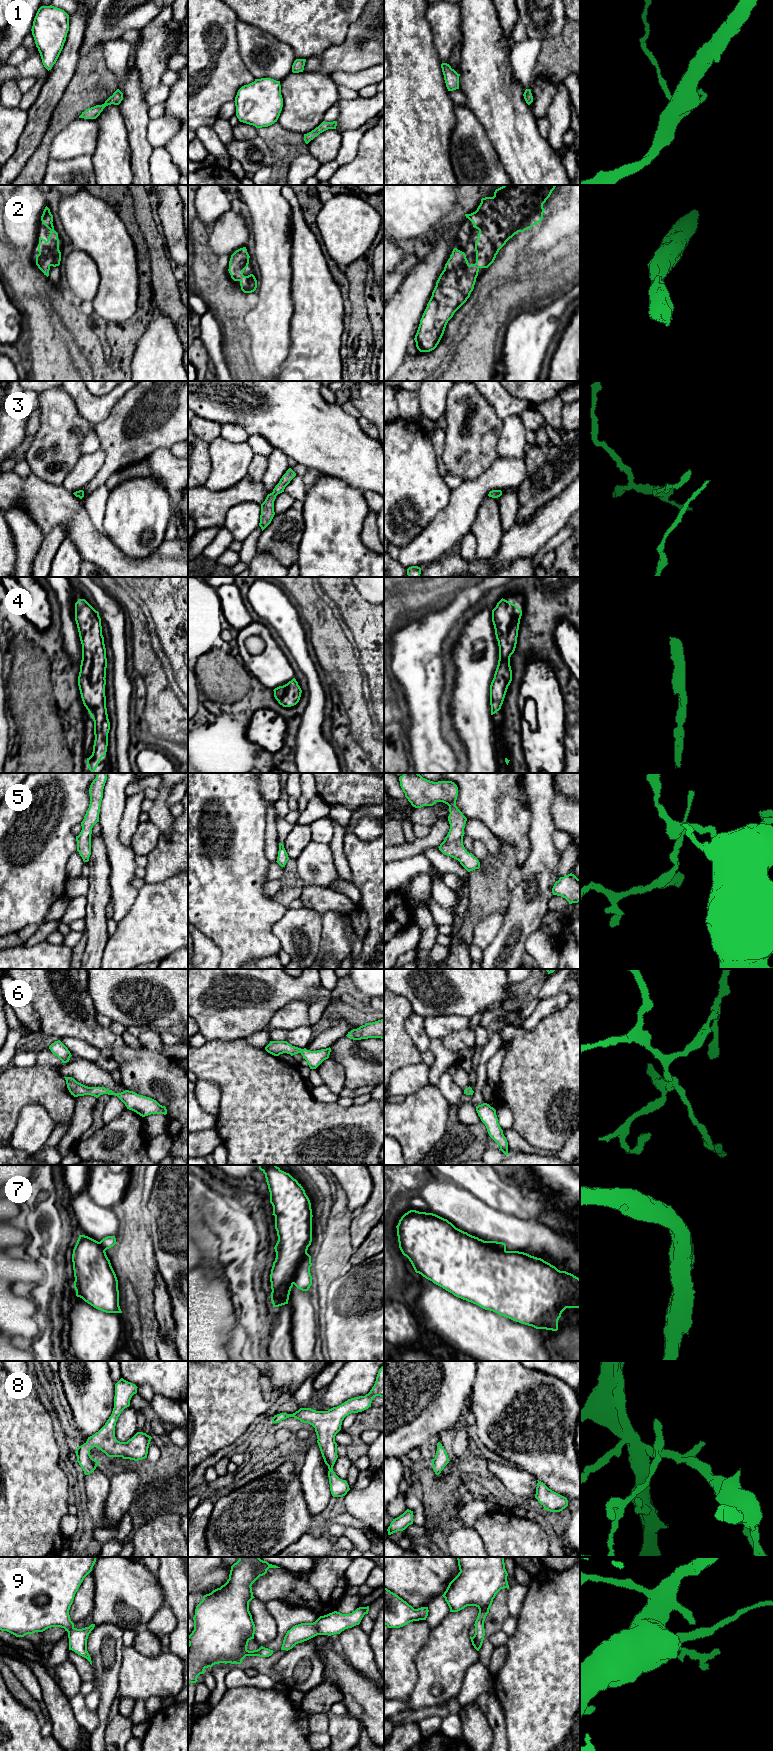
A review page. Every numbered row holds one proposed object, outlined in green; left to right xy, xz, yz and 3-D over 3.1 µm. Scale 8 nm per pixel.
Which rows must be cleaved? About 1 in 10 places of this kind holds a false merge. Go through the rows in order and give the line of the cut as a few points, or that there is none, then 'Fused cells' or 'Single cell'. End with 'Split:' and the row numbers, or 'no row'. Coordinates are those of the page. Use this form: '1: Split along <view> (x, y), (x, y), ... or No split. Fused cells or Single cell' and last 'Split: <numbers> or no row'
1: No split. Single cell
2: No split. Single cell
3: No split. Single cell
4: No split. Single cell
5: No split. Single cell
6: No split. Single cell
7: Split along xz (306, 1252), (297, 1268), (293, 1283). Fused cells
8: No split. Single cell
9: No split. Single cell
Split: 7

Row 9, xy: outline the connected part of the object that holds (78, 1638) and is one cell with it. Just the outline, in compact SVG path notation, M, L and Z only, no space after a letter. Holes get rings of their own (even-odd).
M0 1557L0 1630L16 1637L43 1632L51 1627L61 1627L68 1632L69 1650L86 1658L92 1665L87 1651L87 1639L95 1624L77 1629L70 1619L69 1610L84 1578L92 1571L96 1557Z

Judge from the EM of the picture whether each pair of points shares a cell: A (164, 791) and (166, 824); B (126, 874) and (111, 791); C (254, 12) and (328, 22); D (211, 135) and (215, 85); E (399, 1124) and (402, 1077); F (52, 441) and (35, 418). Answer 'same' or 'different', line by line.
A: same
B: same
C: same
D: different
E: different
F: different

